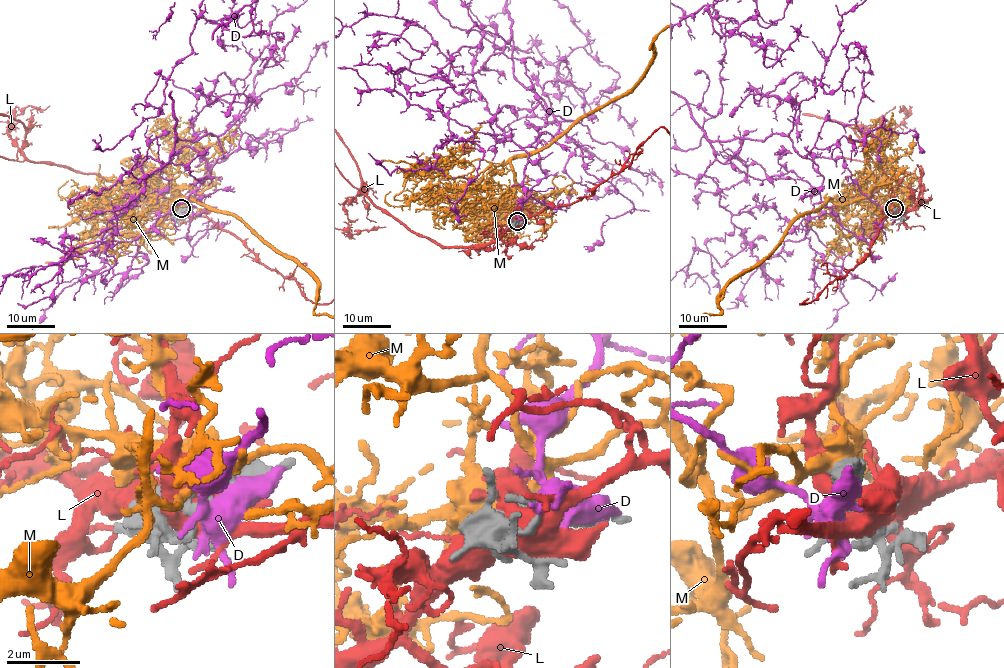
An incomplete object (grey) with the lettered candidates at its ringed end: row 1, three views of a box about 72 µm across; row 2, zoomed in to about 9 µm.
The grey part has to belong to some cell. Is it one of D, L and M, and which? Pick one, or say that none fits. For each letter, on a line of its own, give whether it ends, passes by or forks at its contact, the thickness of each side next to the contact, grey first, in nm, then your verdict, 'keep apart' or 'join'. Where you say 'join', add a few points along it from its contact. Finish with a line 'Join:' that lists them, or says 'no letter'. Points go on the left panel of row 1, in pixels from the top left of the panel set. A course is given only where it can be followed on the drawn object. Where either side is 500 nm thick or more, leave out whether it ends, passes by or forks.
D: it forks; calibres 440 and 420 nm; keep apart
L: calibres 500 and 550 nm; keep apart
M: it forks; calibres 460 and 440 nm; join; course (180, 208), (174, 211), (178, 198), (175, 204), (198, 200), (232, 212), (316, 283), (315, 314)
Join: M

